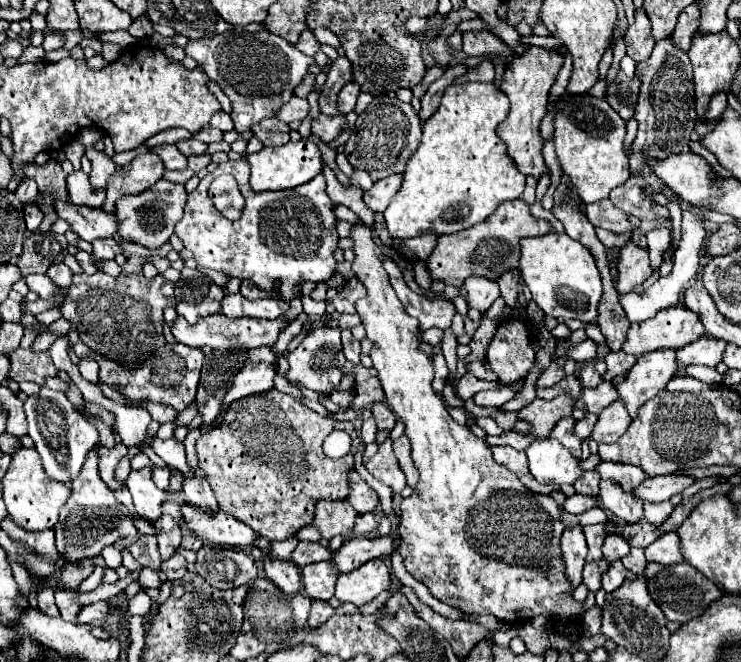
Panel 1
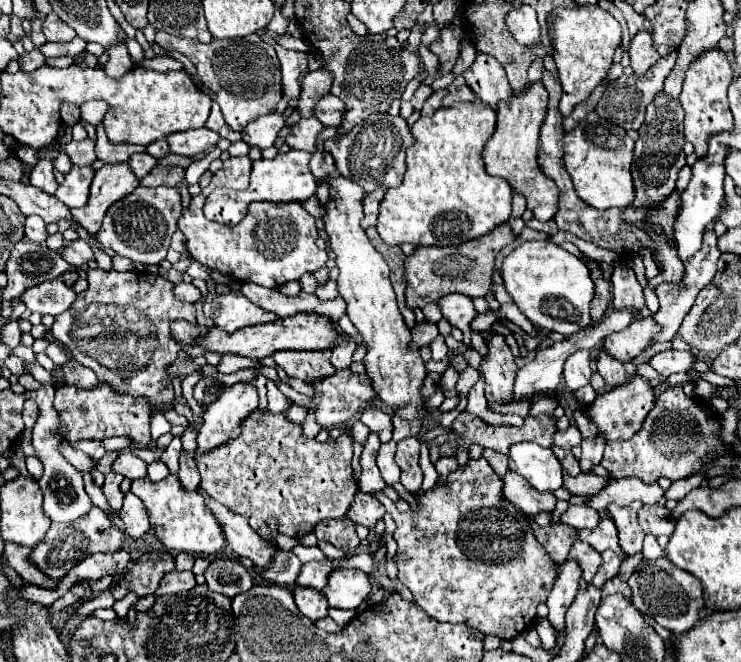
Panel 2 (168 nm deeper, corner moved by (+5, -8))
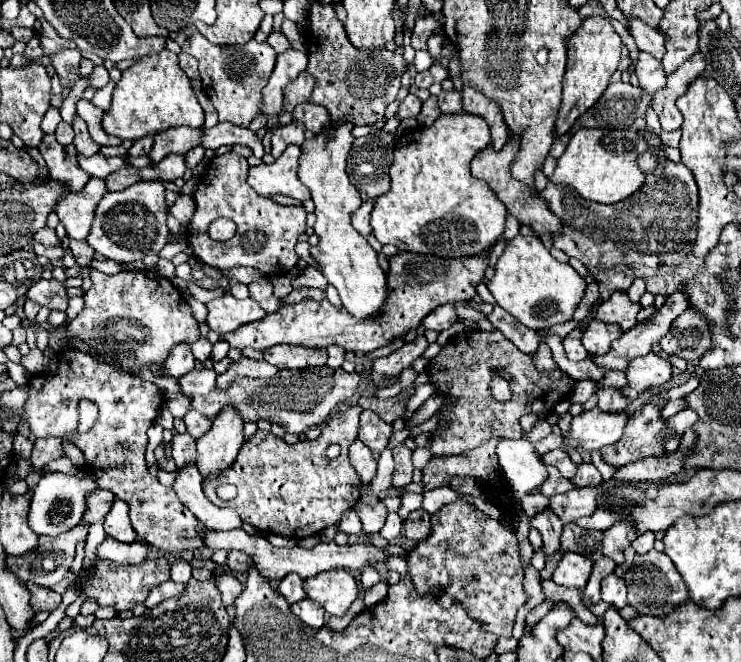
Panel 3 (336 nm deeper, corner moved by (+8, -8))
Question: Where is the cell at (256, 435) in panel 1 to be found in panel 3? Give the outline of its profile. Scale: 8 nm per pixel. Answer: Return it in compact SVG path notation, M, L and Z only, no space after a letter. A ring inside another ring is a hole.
M341 404L338 412L322 427L321 436L317 440L301 440L297 444L287 444L283 438L277 438L271 432L257 430L257 434L253 434L253 438L243 442L243 448L239 450L235 464L231 464L231 468L227 468L227 472L221 472L219 476L213 476L213 478L209 476L203 480L205 494L209 496L209 500L215 502L215 488L219 484L235 484L239 490L237 498L233 498L231 502L225 502L225 506L231 506L233 510L237 510L239 516L243 518L243 522L257 526L265 534L273 532L273 534L301 540L305 536L323 532L327 526L339 524L343 512L353 508L361 496L361 478L353 470L349 456L347 456L347 446L350 446L351 442L358 438L361 410L363 410L361 406ZM333 443L341 446L341 454L335 460L327 460L325 450Z

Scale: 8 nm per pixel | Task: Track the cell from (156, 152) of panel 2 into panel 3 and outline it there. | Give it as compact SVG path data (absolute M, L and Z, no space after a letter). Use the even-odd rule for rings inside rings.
M145 136L145 138L139 138L137 142L133 142L133 146L129 148L129 156L143 156L143 154L149 154L153 148L153 136Z

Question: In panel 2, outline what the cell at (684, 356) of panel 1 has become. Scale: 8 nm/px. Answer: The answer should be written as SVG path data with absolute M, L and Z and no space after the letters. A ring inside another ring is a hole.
M668 350L668 352L658 352L650 358L650 366L664 378L676 372L688 372L690 364L694 364L694 356L690 352L678 352L678 350Z

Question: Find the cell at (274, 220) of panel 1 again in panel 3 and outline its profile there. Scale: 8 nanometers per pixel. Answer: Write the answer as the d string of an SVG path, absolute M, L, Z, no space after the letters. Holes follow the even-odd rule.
M235 152L211 160L205 178L197 184L193 194L197 208L187 230L189 246L197 260L219 270L247 266L259 270L263 276L289 274L301 260L295 252L295 244L305 232L307 212L303 206L281 206L269 198L257 196L257 192L247 184L248 170L247 158ZM215 218L231 218L237 224L237 234L227 242L211 240L207 230Z

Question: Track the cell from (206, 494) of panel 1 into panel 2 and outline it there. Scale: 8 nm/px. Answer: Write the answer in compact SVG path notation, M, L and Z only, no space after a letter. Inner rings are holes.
M180 452L180 470L178 470L178 478L182 480L182 486L190 492L194 492L194 488L200 486L200 474L196 468L196 460L194 460L196 452Z

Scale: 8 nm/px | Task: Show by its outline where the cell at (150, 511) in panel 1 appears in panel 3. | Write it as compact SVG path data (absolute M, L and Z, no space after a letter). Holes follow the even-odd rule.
M115 498L113 506L109 510L109 514L105 516L105 532L107 536L119 540L119 542L135 542L135 530L131 528L131 520L129 520L129 508L125 500Z

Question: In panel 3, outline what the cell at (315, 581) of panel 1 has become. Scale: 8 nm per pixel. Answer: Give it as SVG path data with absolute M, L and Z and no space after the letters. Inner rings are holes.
M301 600L291 604L291 612L295 612L305 624L309 624L311 628L321 628L325 624L325 612L321 604L315 604L313 600Z

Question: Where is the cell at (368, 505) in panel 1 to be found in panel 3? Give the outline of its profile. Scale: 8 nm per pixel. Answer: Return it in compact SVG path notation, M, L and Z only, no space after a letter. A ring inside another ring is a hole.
M357 502L355 506L355 512L363 524L363 532L365 534L373 534L373 532L379 532L385 524L385 516L387 516L387 508L383 502L377 502L377 504L365 504L365 502Z

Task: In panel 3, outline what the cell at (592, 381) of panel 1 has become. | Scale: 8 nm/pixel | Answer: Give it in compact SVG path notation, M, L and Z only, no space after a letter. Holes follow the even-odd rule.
M565 336L563 346L565 346L565 354L567 354L569 360L579 362L579 360L585 360L585 358L587 358L587 350L583 348L583 344L581 344L579 338L569 338L569 336Z

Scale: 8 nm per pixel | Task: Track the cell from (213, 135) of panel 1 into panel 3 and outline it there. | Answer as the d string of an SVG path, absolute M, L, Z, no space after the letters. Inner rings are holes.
M171 128L155 134L155 144L153 150L149 152L149 158L157 164L171 152L179 152L181 156L199 146L199 140L203 140L203 128Z

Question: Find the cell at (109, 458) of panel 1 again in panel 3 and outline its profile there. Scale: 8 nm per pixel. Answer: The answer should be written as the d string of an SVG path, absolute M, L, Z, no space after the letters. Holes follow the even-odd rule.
M41 438L41 440L35 440L35 444L33 444L31 462L37 470L41 470L51 460L59 460L63 456L65 456L63 442L59 438Z

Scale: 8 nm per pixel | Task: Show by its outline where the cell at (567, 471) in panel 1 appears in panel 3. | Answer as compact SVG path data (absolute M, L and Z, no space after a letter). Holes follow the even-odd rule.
M523 438L521 440L501 440L497 446L497 458L499 458L501 476L503 480L507 480L507 488L517 502L521 502L521 496L535 492L543 484L543 480L547 480L547 466L543 458L535 452L535 446Z

